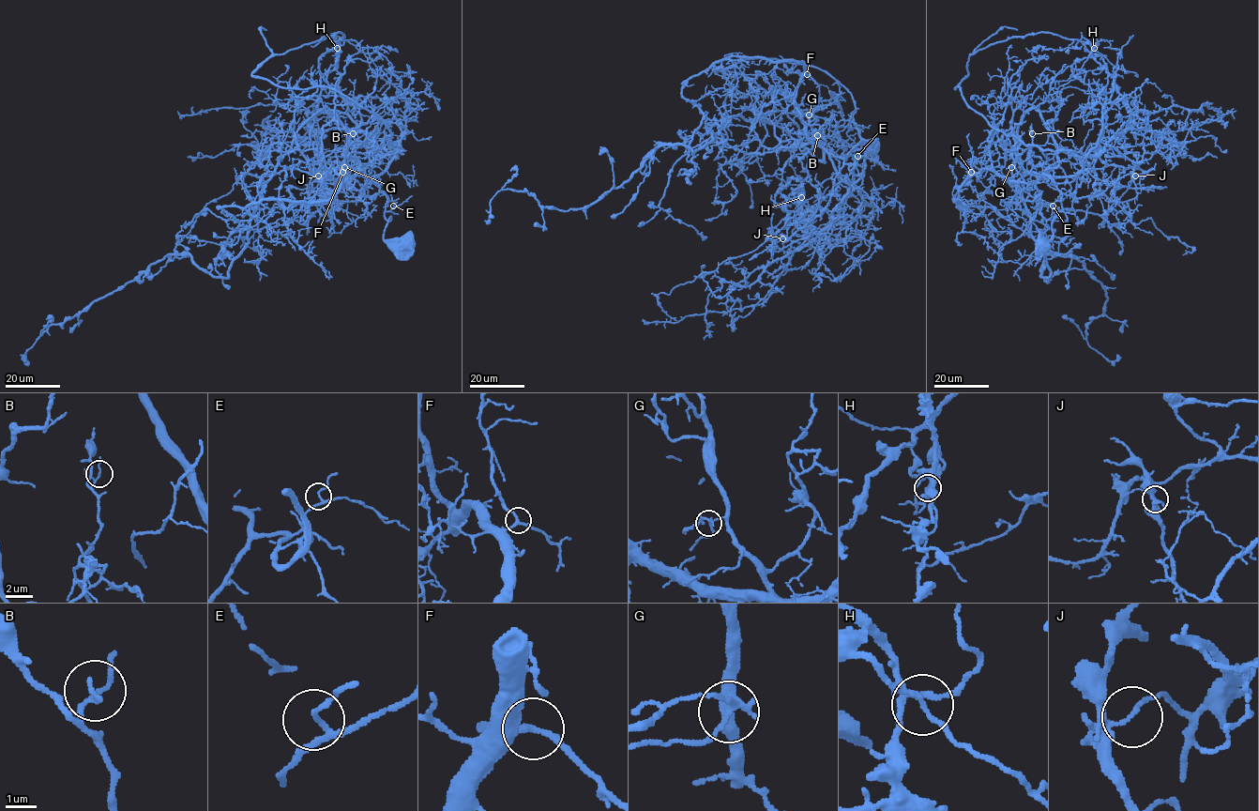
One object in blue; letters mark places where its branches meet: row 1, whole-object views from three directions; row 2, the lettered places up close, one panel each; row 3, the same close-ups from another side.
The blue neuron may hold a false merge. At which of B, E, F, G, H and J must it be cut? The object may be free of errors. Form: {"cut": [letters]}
{"cut": ["J"]}

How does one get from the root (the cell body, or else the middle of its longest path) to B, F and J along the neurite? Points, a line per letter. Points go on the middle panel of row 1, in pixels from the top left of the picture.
B: (873, 144), (848, 153), (855, 160), (849, 169), (851, 163), (812, 142), (806, 127), (805, 135), (817, 135)
F: (873, 144), (848, 153), (855, 160), (849, 169), (851, 163), (811, 140), (795, 100), (807, 74)
J: (873, 144), (858, 144), (848, 153), (855, 166), (841, 168), (827, 205), (787, 240), (782, 238)

